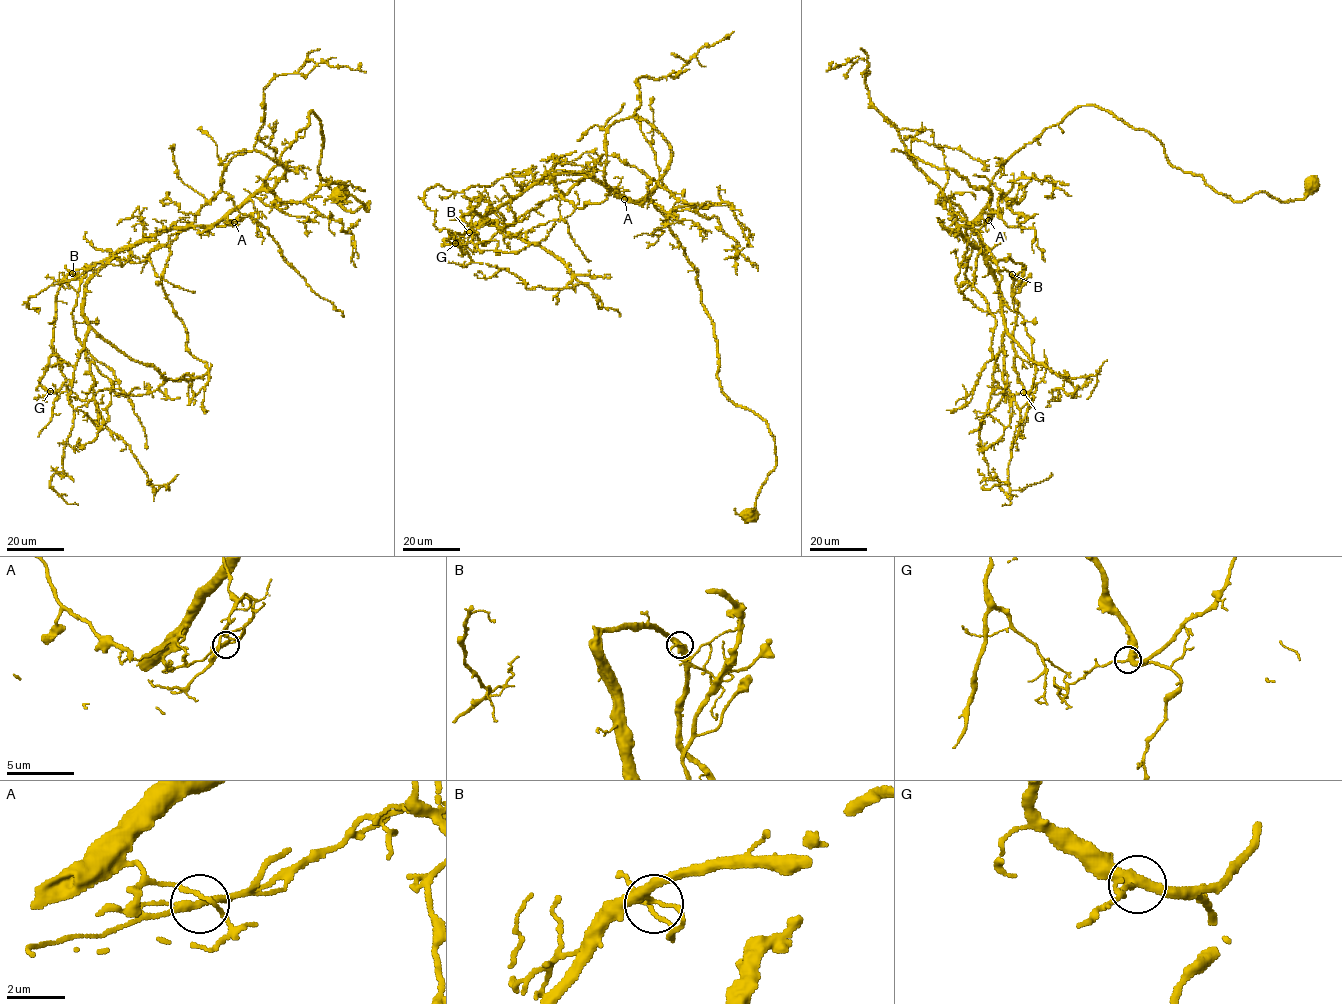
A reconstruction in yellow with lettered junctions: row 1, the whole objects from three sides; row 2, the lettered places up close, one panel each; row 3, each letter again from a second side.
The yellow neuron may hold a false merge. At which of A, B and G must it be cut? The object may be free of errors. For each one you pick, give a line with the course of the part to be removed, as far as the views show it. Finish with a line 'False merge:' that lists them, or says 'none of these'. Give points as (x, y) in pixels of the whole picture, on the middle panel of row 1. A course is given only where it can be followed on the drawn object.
False merge: none of these

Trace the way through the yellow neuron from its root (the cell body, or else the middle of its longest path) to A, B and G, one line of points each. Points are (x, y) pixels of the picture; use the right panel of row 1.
A: (1311, 184), (1303, 198), (1262, 192), (1234, 201), (1175, 168), (1146, 131), (1085, 105), (1001, 167), (988, 220)
B: (1311, 184), (1303, 198), (1234, 201), (1146, 131), (1080, 106), (1009, 159), (958, 227), (1012, 274)
G: (1311, 184), (1303, 198), (1234, 201), (1096, 106), (1048, 127), (958, 227), (1012, 276), (1023, 392)

